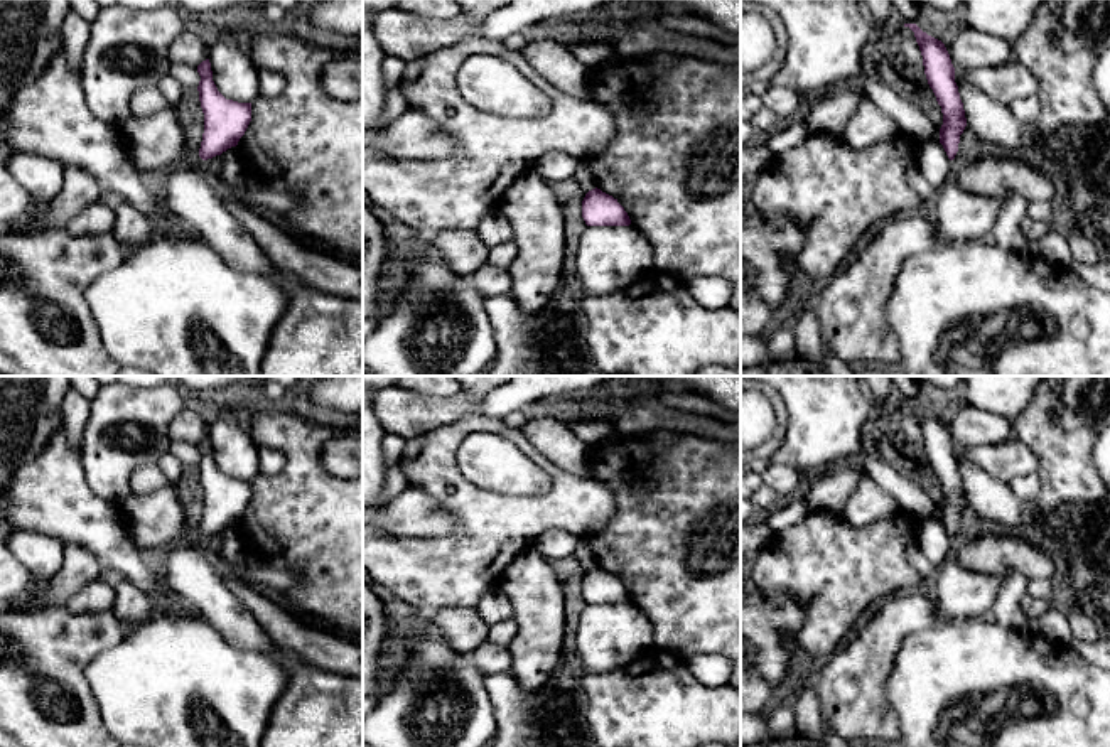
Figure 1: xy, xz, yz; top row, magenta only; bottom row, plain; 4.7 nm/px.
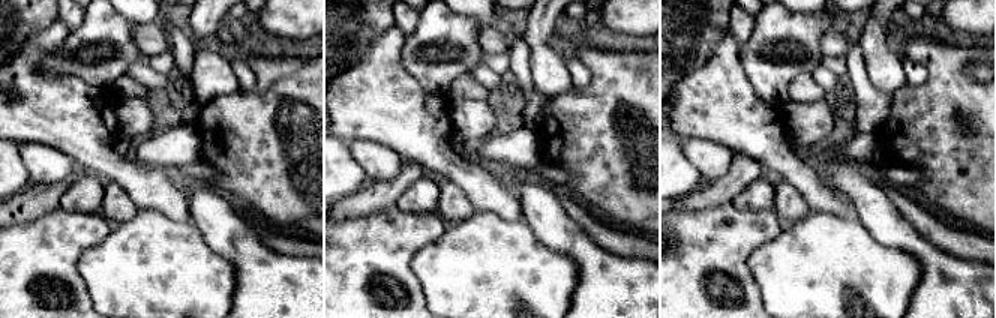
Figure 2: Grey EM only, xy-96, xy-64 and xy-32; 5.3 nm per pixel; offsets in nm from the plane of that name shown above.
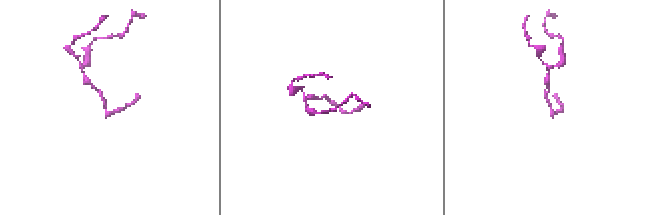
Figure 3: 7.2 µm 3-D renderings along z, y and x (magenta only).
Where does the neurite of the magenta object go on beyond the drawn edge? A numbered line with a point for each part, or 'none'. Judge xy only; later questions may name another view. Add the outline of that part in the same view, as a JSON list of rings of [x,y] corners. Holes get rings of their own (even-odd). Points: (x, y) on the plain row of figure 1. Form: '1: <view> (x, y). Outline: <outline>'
1: xy (317, 709). Outline: [[[191,533],[167,550],[165,587],[233,646],[268,653],[288,668],[288,681],[273,705],[260,747],[363,747],[363,680],[314,668],[280,649],[253,614],[224,583],[221,567],[202,550],[202,536]]]

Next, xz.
none

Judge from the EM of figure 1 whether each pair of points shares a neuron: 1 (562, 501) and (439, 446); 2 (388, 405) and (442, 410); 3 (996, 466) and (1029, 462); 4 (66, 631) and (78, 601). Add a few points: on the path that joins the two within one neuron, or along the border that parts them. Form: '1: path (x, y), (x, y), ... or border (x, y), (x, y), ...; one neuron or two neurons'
1: path (527, 510), (483, 510), (454, 481); one neuron
2: path (402, 410), (429, 410); one neuron
3: path (1004, 462), (1021, 462); one neuron
4: border (64, 604), (73, 612), (110, 611); two neurons

